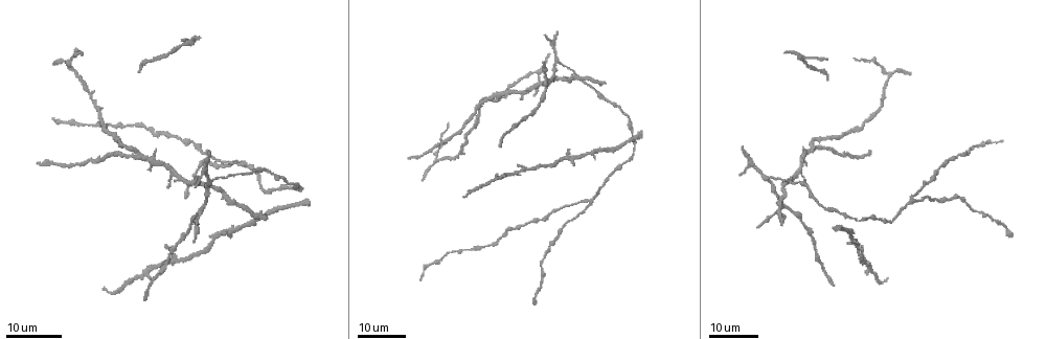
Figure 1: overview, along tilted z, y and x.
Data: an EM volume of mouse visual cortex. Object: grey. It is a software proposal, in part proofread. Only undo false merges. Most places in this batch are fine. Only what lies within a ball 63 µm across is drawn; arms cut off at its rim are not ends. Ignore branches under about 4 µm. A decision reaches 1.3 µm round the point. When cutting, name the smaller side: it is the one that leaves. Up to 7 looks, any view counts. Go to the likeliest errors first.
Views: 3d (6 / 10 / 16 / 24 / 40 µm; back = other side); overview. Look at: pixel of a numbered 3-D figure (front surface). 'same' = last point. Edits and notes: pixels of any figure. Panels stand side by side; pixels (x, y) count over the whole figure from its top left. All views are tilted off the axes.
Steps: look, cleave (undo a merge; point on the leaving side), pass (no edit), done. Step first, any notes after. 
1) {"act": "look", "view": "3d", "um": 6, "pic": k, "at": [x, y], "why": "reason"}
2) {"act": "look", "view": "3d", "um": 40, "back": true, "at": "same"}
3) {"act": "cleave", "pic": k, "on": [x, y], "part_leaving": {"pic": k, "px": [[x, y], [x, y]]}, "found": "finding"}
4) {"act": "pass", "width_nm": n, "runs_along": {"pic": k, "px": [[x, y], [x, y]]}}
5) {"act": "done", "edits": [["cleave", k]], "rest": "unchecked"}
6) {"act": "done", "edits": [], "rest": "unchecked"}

{"act": "look", "view": "3d", "um": 24, "pic": 1, "at": [914, 201], "why": "three arms meet"}

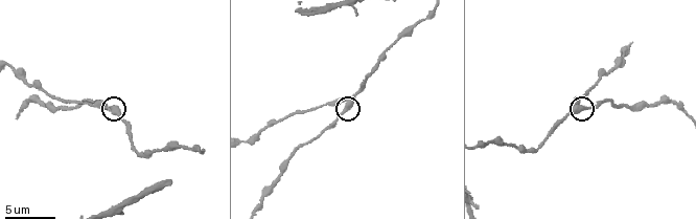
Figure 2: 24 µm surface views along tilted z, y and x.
{"act": "look", "view": "3d", "um": 6, "pic": 2, "at": [113, 108]}

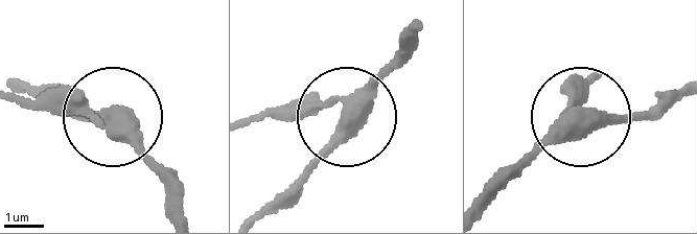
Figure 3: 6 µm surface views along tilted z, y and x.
{"act": "pass", "side_arm_um": 30, "runs_along": {"pic": 3, "px": [[482, 212], [532, 156], [582, 124], [670, 106]]}, "found": "all the same neuron"}

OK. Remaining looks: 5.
{"act": "look", "view": "3d", "um": 16, "pic": 1, "at": [436, 155]}

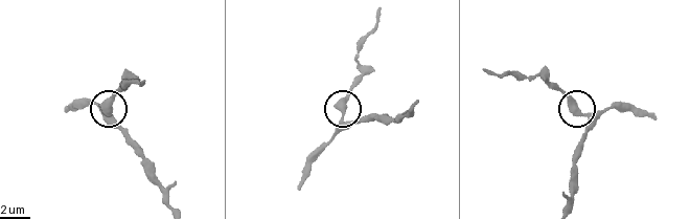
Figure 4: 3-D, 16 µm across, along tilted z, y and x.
{"act": "look", "view": "3d", "um": 6, "pic": 4, "at": [583, 115]}

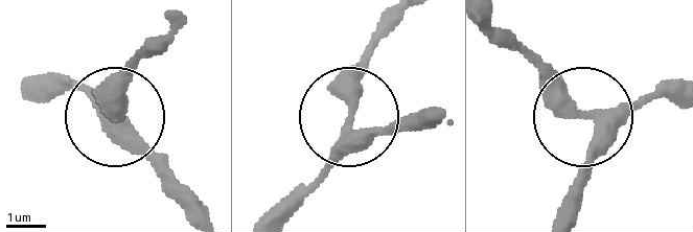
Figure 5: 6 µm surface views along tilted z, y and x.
{"act": "pass", "arms": 3, "runs_along": {"pic": 5, "px": [[447, 108], [378, 130], [352, 124], [339, 156], [279, 210]]}, "found": "one neuron here"}

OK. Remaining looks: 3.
{"act": "look", "view": "3d", "um": 16, "pic": 1, "at": [201, 212], "why": "a fork"}

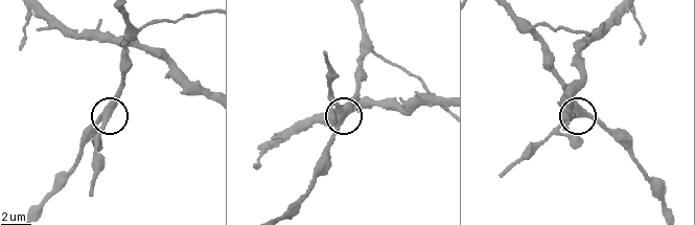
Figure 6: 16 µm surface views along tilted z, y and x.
{"act": "look", "view": "3d", "um": 6, "pic": 6, "at": [104, 117]}

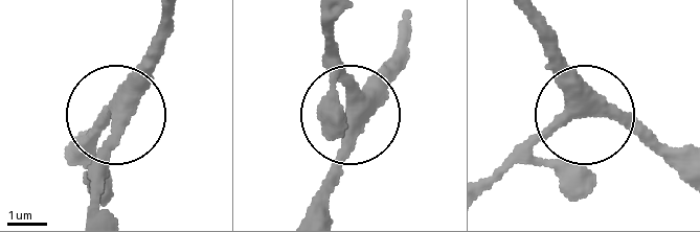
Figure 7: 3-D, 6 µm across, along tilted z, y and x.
{"act": "look", "view": "3d", "um": 6, "back": true, "pic": 7, "at": [119, 110], "why": "from behind"}

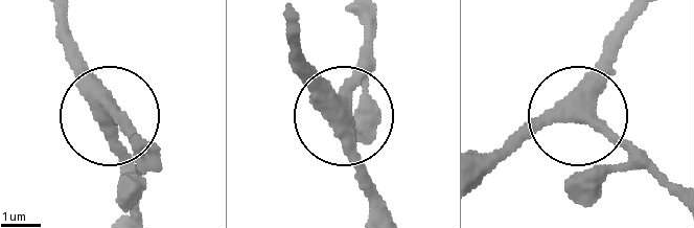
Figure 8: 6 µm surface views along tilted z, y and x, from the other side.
{"act": "pass", "width_nm": 380, "runs_along": {"pic": 8, "px": [[288, 28], [299, 60], [343, 114], [368, 42]]}, "found": "continuous, no second neuron"}

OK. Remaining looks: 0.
{"act": "done", "edits": [], "rest": "unchecked"}

